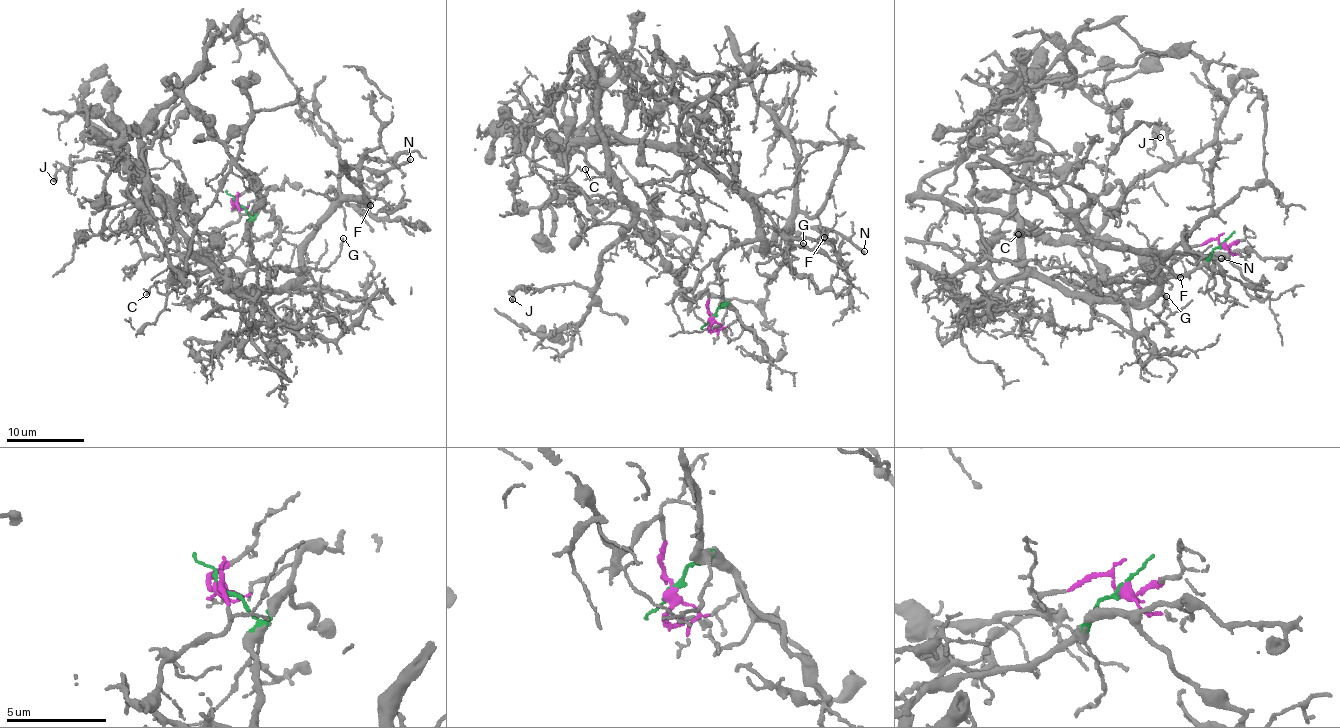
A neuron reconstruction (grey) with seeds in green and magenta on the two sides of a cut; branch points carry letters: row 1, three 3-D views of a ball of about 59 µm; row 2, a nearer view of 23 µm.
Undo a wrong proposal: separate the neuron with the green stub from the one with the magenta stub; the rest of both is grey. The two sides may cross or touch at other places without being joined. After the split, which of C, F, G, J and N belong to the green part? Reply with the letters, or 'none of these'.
F, G, N

